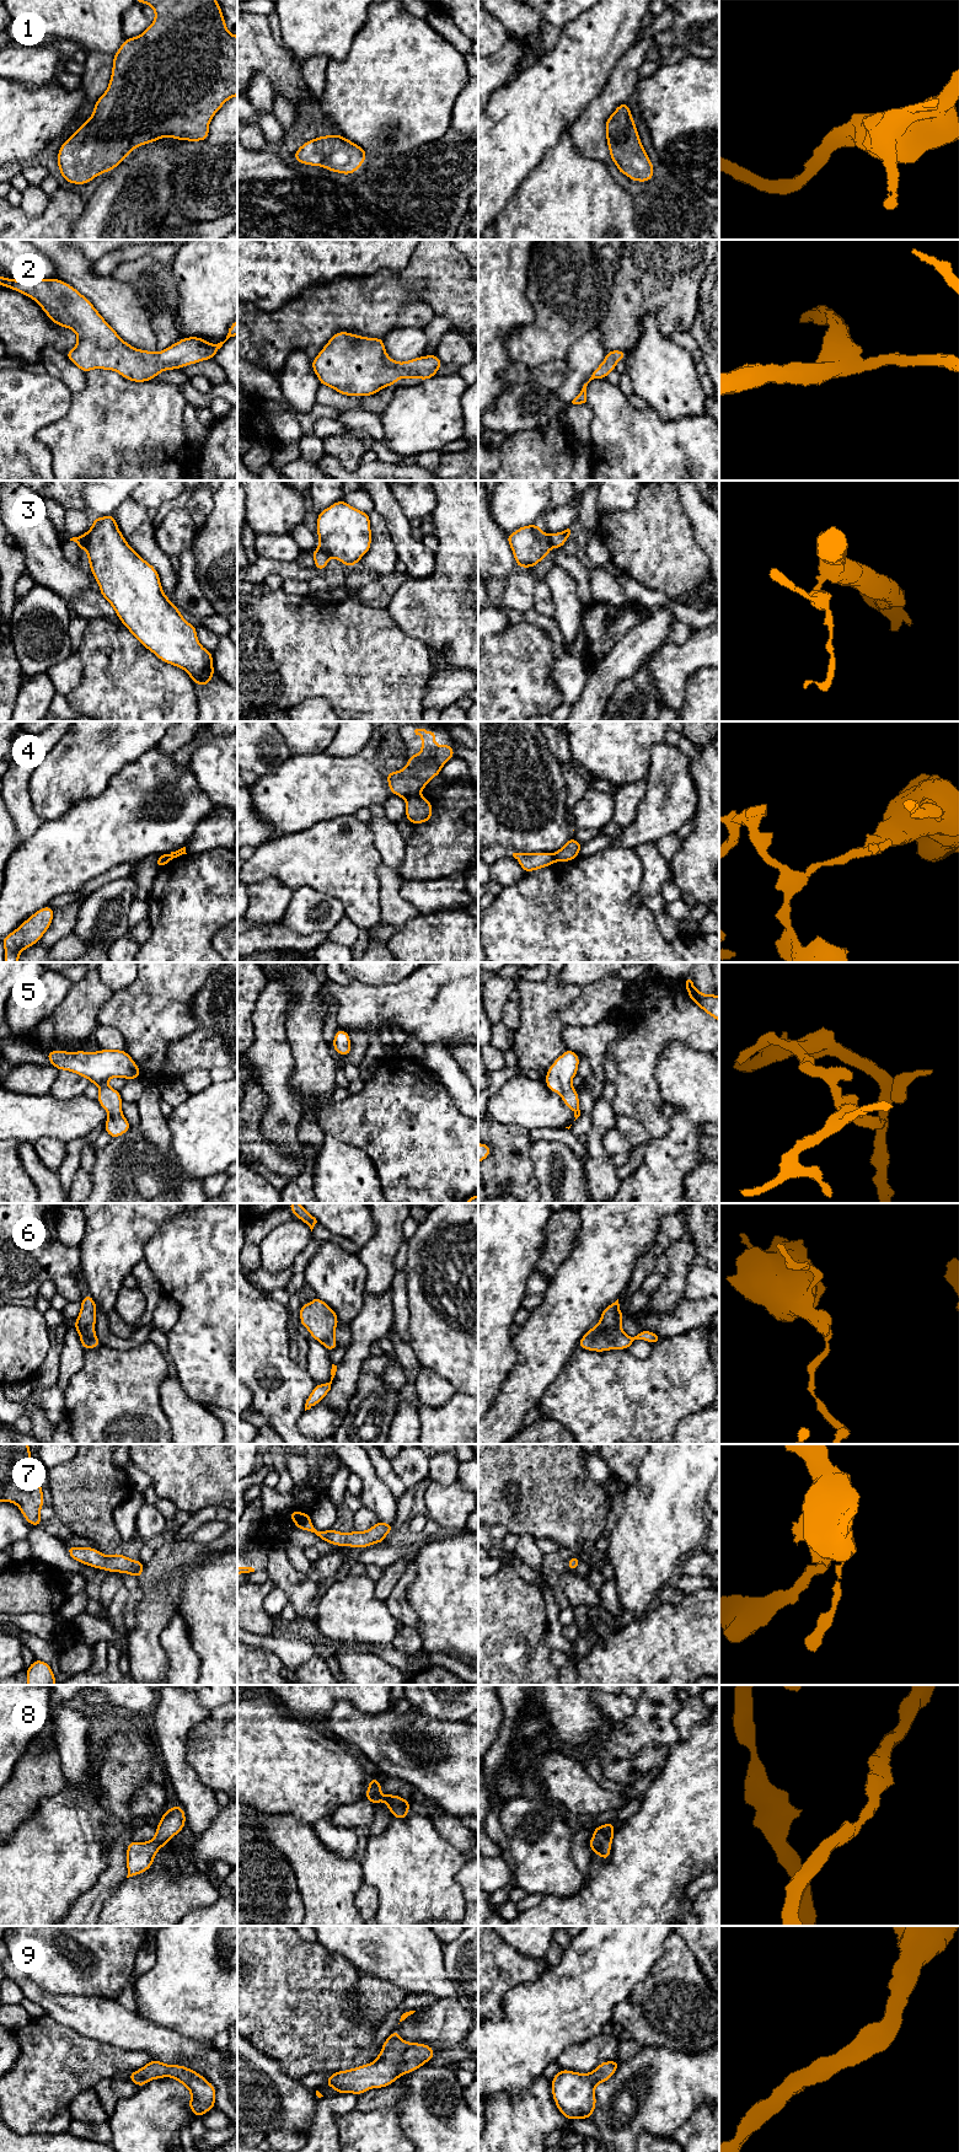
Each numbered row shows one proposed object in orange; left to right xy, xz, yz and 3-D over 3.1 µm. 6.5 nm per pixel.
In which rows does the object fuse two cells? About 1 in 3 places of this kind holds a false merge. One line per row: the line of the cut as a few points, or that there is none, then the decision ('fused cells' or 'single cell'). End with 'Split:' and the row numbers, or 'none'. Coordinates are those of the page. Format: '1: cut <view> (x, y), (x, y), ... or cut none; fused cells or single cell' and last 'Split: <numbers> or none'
1: cut none; single cell
2: cut none; single cell
3: cut xy (86, 534), (81, 548); fused cells
4: cut xz (418, 794), (412, 794), (406, 799); fused cells
5: cut none; single cell
6: cut none; single cell
7: cut none; single cell
8: cut none; single cell
9: cut none; single cell
Split: 3, 4

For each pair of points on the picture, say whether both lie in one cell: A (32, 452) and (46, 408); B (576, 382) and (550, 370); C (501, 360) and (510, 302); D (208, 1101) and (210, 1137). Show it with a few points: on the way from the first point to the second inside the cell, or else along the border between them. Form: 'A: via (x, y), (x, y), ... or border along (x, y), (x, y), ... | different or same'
A: via (30, 441), (30, 424), (35, 419) | same
B: border along (566, 359), (567, 376), (553, 391) | different
C: via (494, 345), (496, 317) | same
D: via (210, 1110), (210, 1128) | same

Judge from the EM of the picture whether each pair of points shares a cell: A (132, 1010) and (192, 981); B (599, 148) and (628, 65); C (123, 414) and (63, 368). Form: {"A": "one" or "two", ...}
{"A": "one", "B": "one", "C": "two"}

